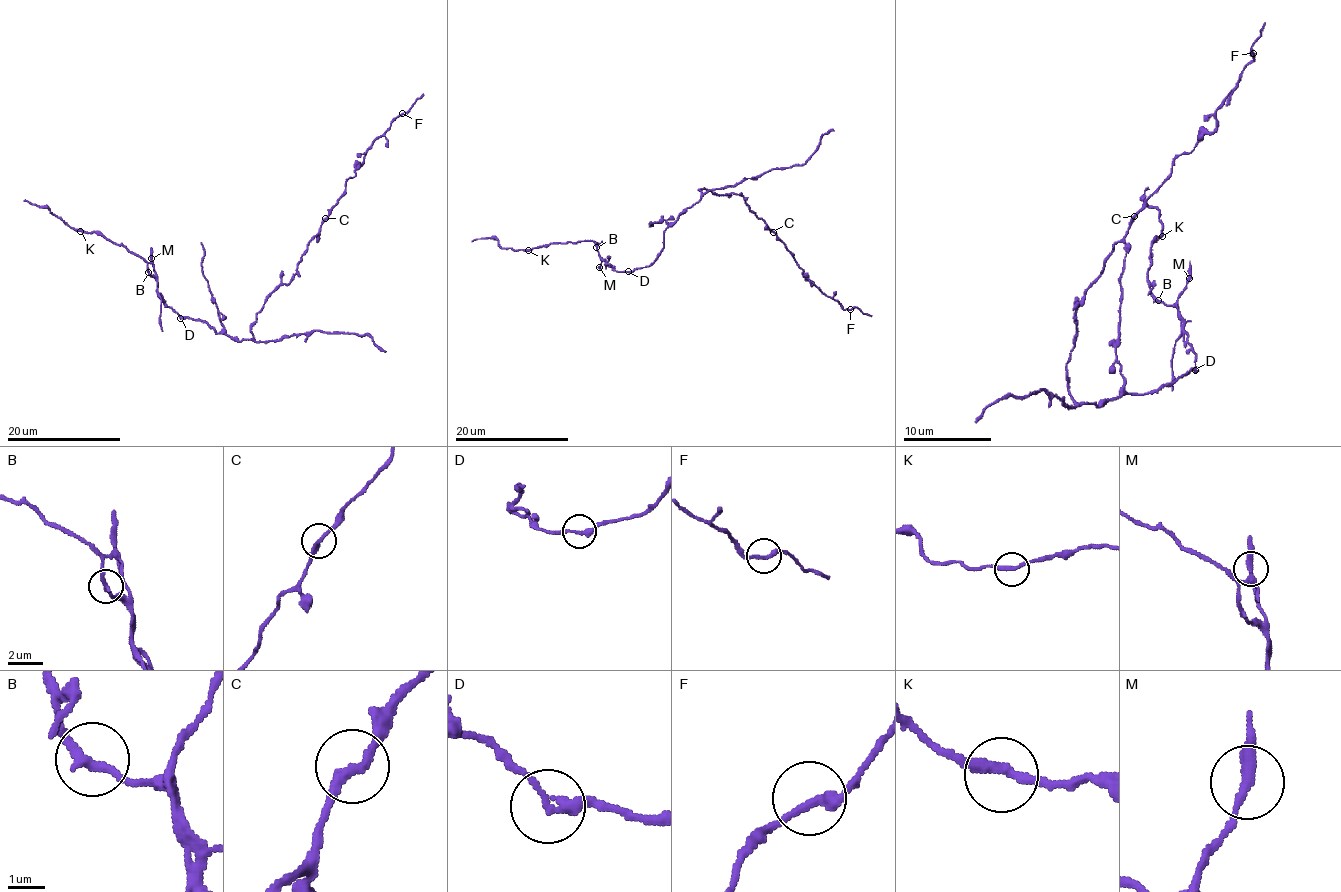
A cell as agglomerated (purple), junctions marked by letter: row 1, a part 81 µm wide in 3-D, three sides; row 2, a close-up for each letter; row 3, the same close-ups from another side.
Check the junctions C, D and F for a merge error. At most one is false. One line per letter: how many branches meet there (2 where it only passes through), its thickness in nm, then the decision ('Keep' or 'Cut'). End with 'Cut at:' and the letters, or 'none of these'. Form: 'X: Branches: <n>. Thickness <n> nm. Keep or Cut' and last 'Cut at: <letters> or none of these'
C: Branches: 2. Thickness 240 nm. Keep
D: Branches: 2. Thickness 260 nm. Cut
F: Branches: 2. Thickness 240 nm. Keep
Cut at: D

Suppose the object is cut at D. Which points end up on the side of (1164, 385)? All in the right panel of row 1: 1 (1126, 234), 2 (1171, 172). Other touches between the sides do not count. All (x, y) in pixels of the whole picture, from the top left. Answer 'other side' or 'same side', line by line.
1: same side
2: same side

